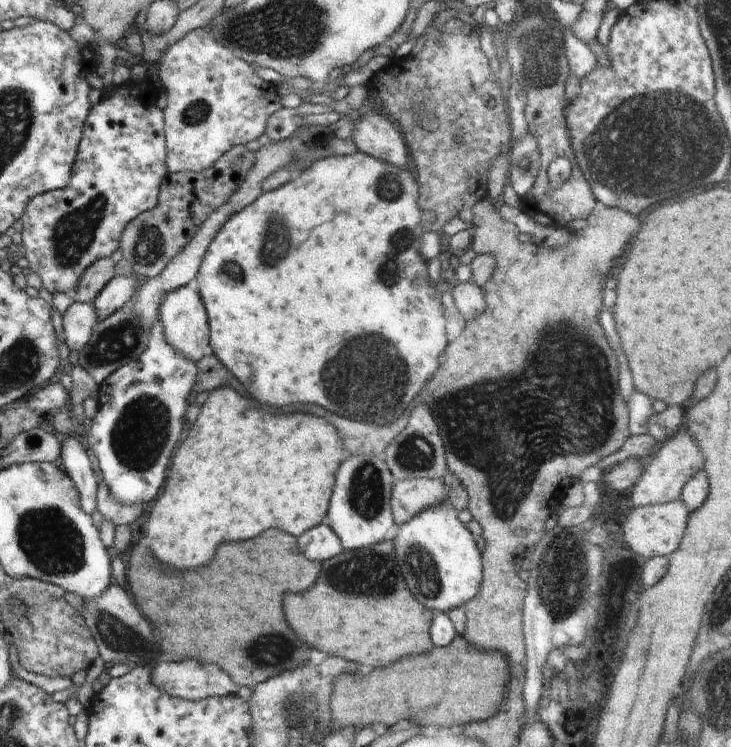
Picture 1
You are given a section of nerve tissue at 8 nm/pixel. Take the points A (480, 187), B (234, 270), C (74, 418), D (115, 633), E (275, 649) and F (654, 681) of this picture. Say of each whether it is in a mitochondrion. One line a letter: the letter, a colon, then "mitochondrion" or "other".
A: other
B: mitochondrion
C: other
D: mitochondrion
E: mitochondrion
F: other

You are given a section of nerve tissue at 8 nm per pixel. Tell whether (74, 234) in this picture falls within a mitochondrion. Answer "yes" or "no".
yes

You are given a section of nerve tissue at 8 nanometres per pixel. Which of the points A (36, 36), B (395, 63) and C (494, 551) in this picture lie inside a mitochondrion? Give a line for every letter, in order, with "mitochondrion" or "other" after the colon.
A: other
B: other
C: other

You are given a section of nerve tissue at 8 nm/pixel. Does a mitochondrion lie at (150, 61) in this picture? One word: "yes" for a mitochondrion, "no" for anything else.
no

